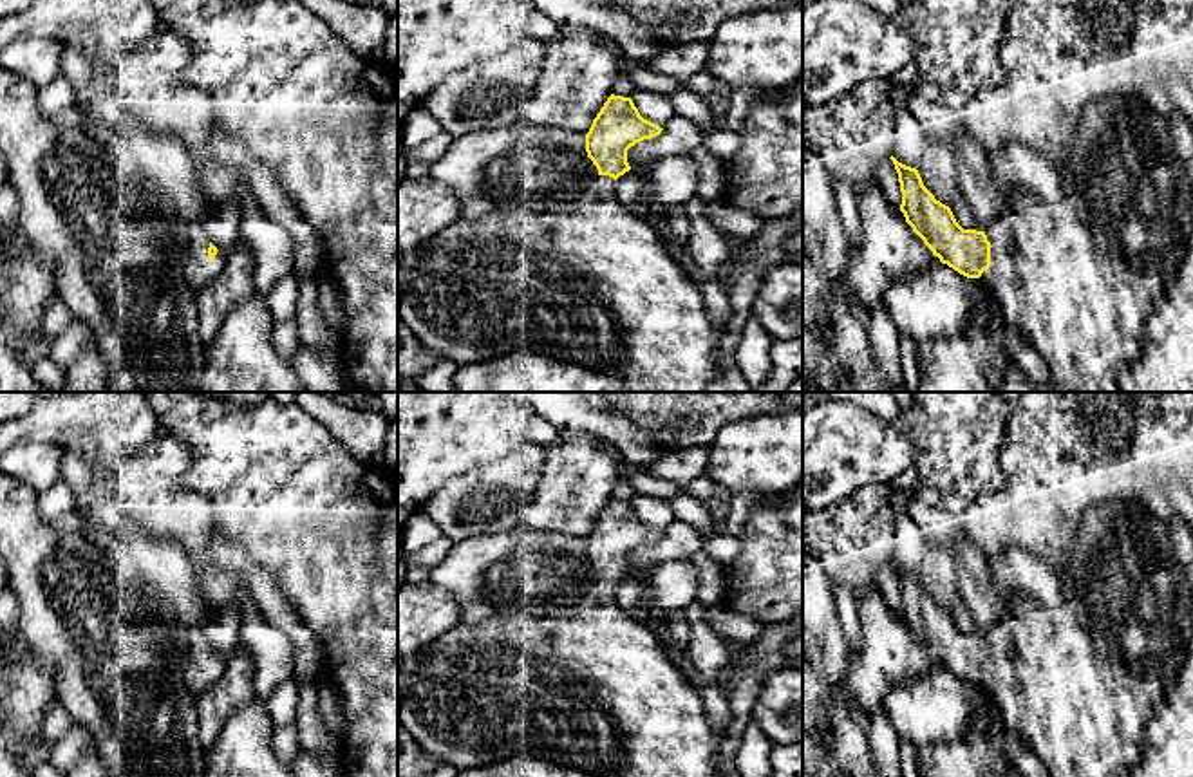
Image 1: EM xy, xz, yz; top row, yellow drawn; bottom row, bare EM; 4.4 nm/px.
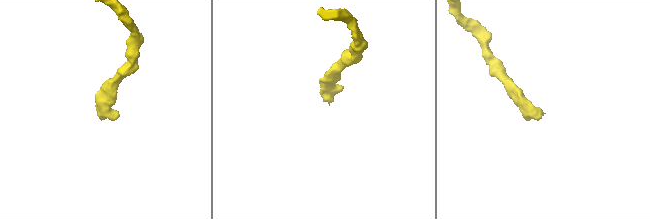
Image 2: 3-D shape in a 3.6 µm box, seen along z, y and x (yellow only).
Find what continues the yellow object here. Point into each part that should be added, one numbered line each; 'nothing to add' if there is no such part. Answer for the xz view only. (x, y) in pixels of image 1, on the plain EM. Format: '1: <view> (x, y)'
1: xz (590, 687)

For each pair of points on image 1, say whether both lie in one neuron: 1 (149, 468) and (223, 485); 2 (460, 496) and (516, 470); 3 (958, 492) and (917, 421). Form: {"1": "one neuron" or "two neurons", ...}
{"1": "two neurons", "2": "one neuron", "3": "one neuron"}

